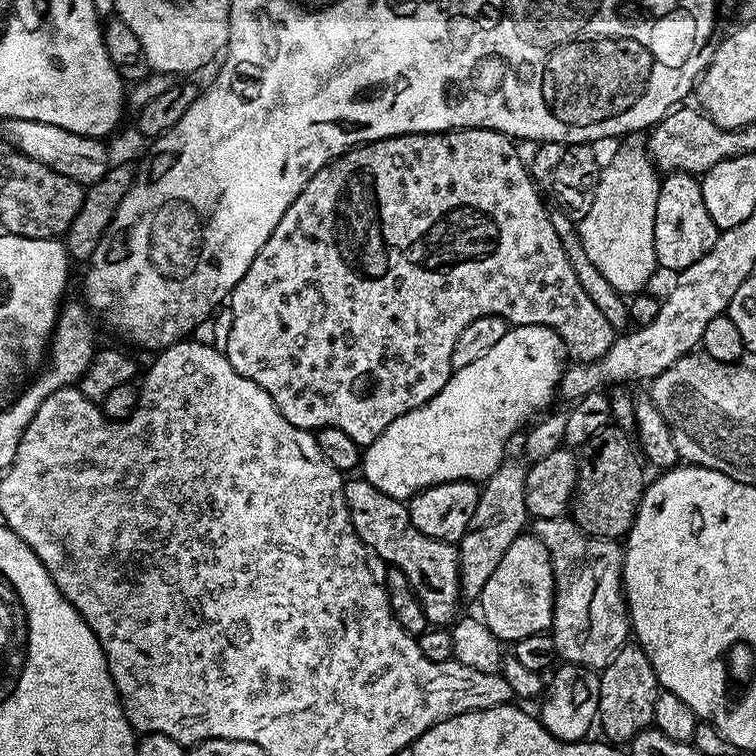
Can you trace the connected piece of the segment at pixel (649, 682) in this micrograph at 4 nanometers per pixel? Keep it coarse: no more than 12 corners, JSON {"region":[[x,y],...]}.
{"region":[[639,644],[598,676],[594,708],[609,741],[652,724],[658,685]]}

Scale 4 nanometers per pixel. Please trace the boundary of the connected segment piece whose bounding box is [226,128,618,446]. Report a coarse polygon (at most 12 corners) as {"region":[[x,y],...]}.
{"region":[[513,137],[332,160],[230,297],[226,355],[367,446],[458,334],[590,302]]}

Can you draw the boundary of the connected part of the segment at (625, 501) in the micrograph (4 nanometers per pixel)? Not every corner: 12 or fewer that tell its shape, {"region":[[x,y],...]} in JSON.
{"region":[[629,429],[579,445],[570,516],[627,537],[646,487]]}

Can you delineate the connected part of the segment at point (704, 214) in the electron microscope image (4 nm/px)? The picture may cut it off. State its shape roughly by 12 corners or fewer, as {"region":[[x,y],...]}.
{"region":[[691,172],[660,181],[654,250],[679,274],[710,254],[717,228]]}

